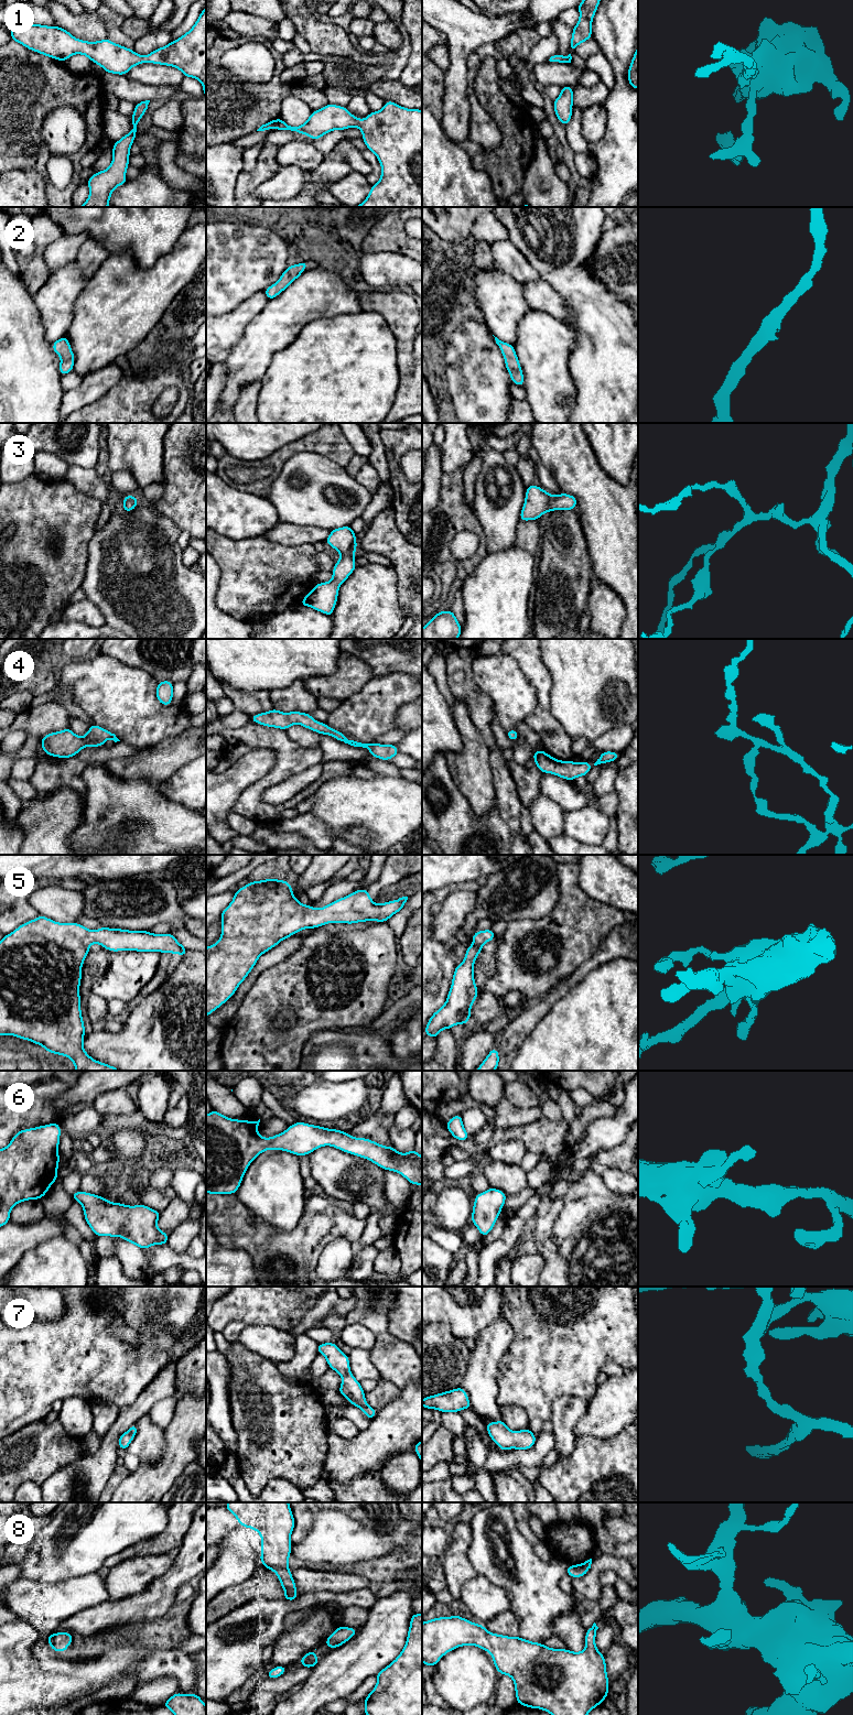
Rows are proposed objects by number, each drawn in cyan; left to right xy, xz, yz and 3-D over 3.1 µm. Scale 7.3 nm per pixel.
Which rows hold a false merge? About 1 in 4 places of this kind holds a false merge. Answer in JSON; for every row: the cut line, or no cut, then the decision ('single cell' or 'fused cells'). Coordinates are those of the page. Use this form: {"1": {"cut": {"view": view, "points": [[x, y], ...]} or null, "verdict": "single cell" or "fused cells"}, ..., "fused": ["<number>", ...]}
{"1": {"cut": null, "verdict": "single cell"}, "2": {"cut": null, "verdict": "single cell"}, "3": {"cut": null, "verdict": "single cell"}, "4": {"cut": null, "verdict": "single cell"}, "5": {"cut": null, "verdict": "single cell"}, "6": {"cut": null, "verdict": "single cell"}, "7": {"cut": null, "verdict": "single cell"}, "8": {"cut": null, "verdict": "single cell"}, "fused": []}

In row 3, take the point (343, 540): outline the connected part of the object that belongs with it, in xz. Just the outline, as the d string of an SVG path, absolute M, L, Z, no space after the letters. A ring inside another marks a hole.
M349 525L336 528L331 530L325 543L341 554L341 558L337 560L332 569L333 579L317 583L301 600L300 606L311 607L314 610L333 617L338 598L338 589L357 567L355 563L355 551L357 550L356 533Z

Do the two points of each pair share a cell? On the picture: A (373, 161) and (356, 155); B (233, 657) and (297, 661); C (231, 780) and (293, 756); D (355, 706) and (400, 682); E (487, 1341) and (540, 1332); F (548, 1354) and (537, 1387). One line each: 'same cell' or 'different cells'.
A: different cells
B: same cell
C: different cells
D: same cell
E: different cells
F: same cell

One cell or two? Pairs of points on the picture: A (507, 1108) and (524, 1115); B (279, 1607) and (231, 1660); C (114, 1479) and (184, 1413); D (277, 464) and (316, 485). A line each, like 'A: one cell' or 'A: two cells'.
A: one cell
B: one cell
C: two cells
D: two cells

